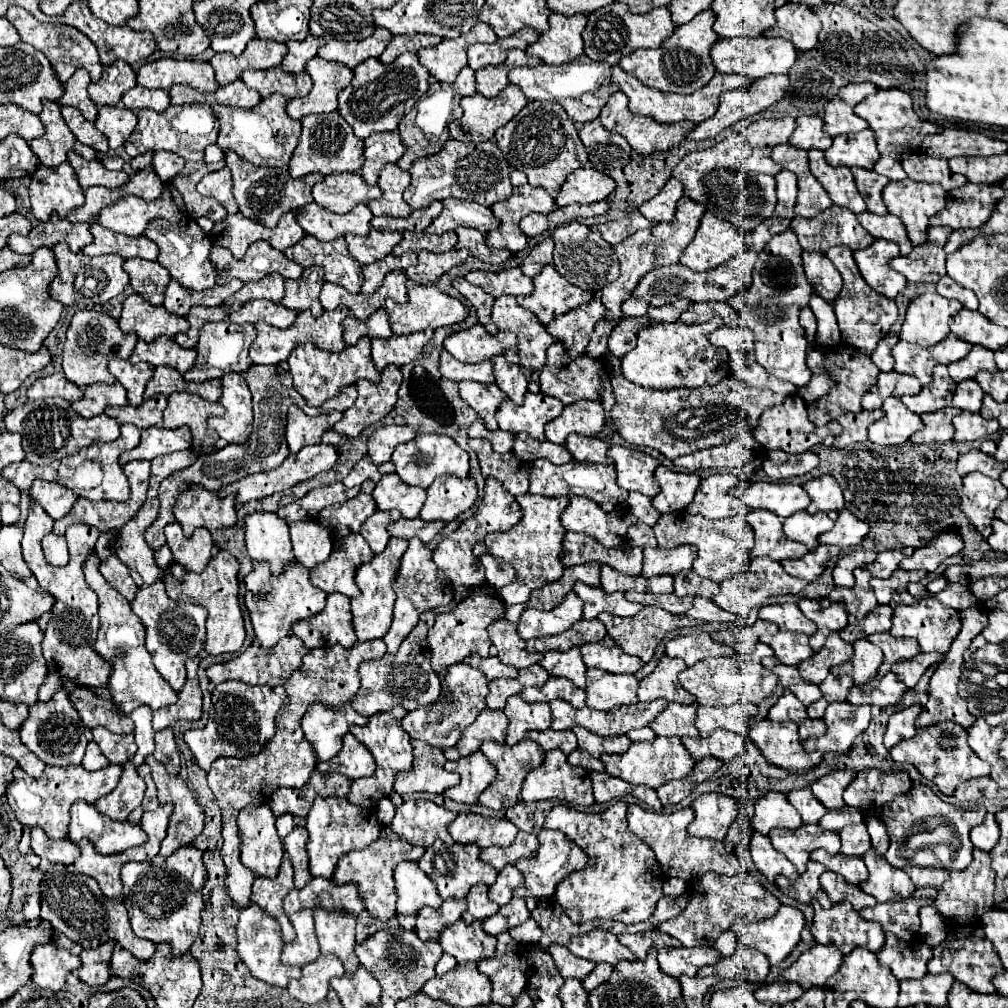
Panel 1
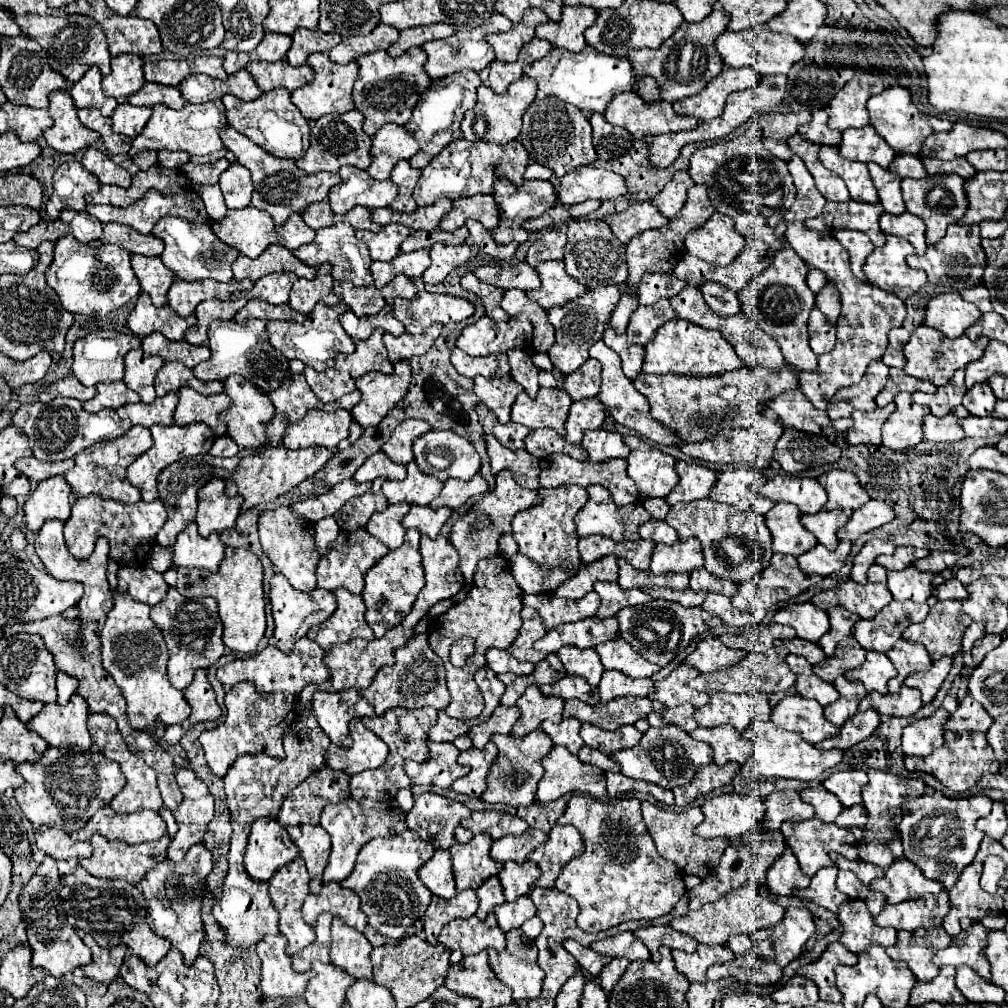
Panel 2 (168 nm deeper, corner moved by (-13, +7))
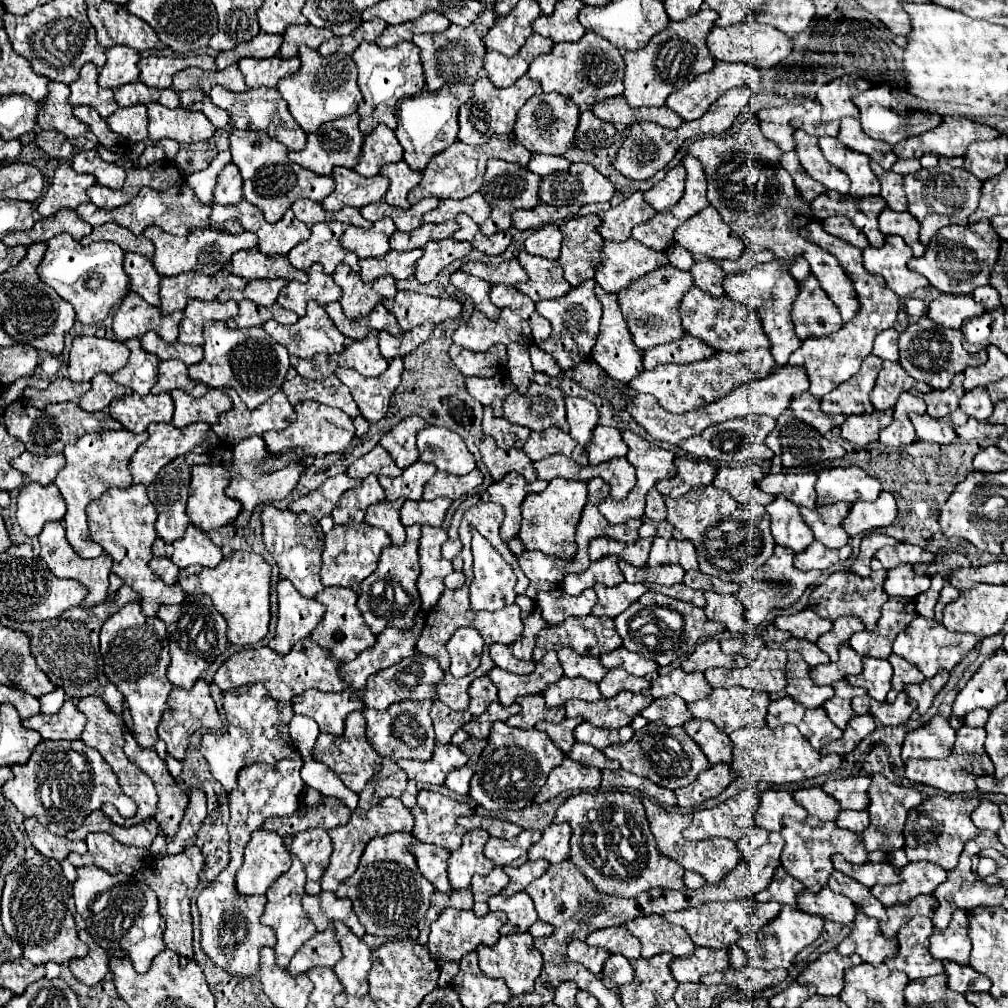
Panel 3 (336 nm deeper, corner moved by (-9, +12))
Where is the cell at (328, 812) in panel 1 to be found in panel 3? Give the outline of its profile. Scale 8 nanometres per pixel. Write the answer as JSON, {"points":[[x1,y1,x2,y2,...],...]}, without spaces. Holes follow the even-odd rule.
{"points":[[385,798,381,804,373,806,371,810,361,810,361,808,353,810,351,820,345,826,337,826,337,828,329,830,329,836,333,840,333,854,331,854,331,862,329,862,327,870,323,872,321,888,327,892,335,892,337,886,357,870,359,858,371,838,383,836,389,832,411,832,413,824,415,824,415,818,413,818,411,810,405,808,399,798]]}

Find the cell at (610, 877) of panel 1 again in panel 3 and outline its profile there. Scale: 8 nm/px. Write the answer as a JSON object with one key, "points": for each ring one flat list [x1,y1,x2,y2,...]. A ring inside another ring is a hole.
{"points":[[603,790,581,792,559,806,555,822,571,824,573,836,569,860,585,872,599,892,617,898,635,898,651,888,685,888,685,870,657,850,639,796]]}

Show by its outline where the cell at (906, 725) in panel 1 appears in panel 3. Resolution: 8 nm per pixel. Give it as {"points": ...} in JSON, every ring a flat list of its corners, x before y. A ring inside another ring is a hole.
{"points":[[935,716,929,724,907,732,901,756,903,760,929,760,929,758,947,758,955,744,955,730,949,720]]}

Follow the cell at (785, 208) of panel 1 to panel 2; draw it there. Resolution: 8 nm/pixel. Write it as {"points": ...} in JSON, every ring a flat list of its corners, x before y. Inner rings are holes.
{"points":[[793,155,789,161,789,173,795,181,797,197,795,197,795,203,791,205,791,209,785,213,783,221,803,221,809,217,817,217,823,211,825,199,817,191,809,169,797,155]]}

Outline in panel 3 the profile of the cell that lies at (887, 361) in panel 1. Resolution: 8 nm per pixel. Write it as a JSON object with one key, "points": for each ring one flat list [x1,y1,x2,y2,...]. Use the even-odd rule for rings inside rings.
{"points":[[883,330,877,338,875,338,875,346,873,346,873,354,879,356,881,360,891,360,897,362,899,360,899,350,897,350,897,338,899,332,897,330]]}

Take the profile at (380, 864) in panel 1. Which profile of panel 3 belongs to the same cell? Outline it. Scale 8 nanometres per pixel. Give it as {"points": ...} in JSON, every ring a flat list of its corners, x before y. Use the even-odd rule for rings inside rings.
{"points":[[395,832,371,840,361,856,359,868,355,874,345,880,335,896,349,898,359,922,367,928,367,934,397,938,415,926,429,908,429,898,435,892,435,886,421,876,417,870,413,854,407,850,411,844,411,834]]}

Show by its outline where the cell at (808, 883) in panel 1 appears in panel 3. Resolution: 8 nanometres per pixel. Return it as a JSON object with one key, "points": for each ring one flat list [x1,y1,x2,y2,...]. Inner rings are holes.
{"points":[[823,886,823,892,819,892,819,894,809,894,807,890,801,892,797,906,799,906,799,910,803,910,807,914,815,914,825,920,839,922,839,924,853,924,855,914,857,914,855,904,851,904,851,900,847,900,847,896,833,894,827,886]]}

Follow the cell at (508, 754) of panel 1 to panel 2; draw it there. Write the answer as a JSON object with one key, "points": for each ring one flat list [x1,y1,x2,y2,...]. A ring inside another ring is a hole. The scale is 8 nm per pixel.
{"points":[[535,729,533,733,525,737,513,737,513,735,493,735,491,741,497,745,499,755,489,771,487,777,487,789,481,795,487,803,505,803,505,805,531,805,535,801,537,783,543,777,541,759,551,751,553,743,551,739,541,731]]}

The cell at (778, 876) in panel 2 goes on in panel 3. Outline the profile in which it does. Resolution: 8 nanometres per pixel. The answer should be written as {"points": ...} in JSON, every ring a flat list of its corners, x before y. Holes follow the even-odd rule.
{"points":[[777,868,773,882,769,884,769,888,765,888,763,892,759,892,755,896,757,902,779,902,779,904,797,904,797,896,799,892,803,892,803,884,799,884,799,880,791,878,783,868]]}

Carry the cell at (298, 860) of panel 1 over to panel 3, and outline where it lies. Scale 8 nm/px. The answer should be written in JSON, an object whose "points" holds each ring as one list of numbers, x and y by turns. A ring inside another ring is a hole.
{"points":[[313,828,307,832,301,832,293,838,293,848,291,852,301,860,305,872,307,872,307,886,305,892,307,894,319,894,321,886,321,874,329,864,329,856,331,856,331,838,327,834,327,830,323,828]]}

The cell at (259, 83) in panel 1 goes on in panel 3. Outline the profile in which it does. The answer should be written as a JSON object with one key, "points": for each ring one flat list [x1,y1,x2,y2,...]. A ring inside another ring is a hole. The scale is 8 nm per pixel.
{"points":[[279,56,265,60,243,58,237,62,237,66,243,72,249,88,261,88,261,86,275,86,283,76,297,72,301,68,301,60,297,56,289,60,283,60]]}

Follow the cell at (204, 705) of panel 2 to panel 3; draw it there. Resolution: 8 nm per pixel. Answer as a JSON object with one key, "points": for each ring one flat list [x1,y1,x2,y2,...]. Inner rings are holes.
{"points":[[197,680,193,688,189,690,179,690,175,688,171,692,171,696,167,698,167,712,163,714,163,720,159,724,159,738,167,744,167,752,177,758,177,760,185,760,185,750,189,748,189,740,193,736,193,732,207,728,207,730,219,730,221,718,219,712,215,708,215,702,209,694,209,686,205,680]]}

